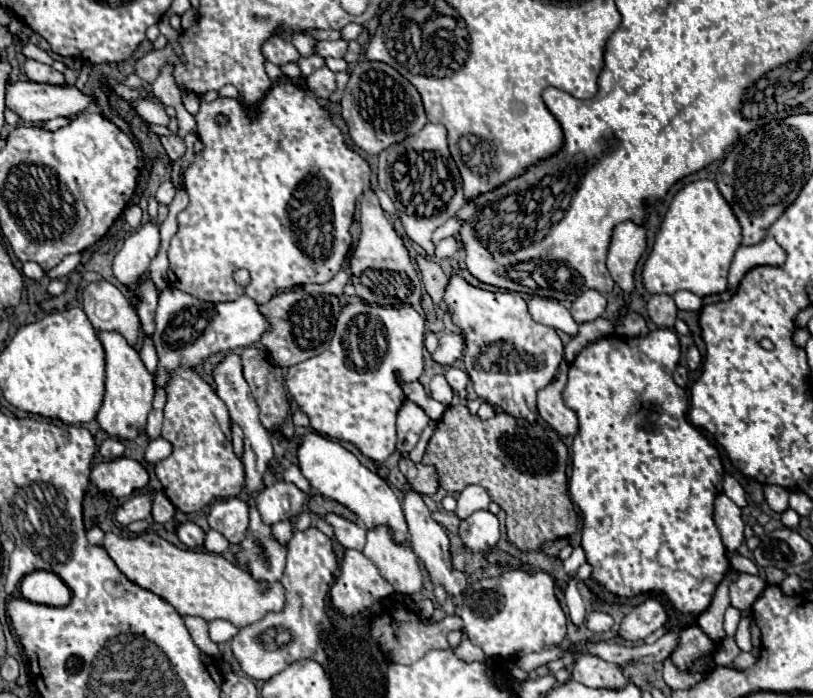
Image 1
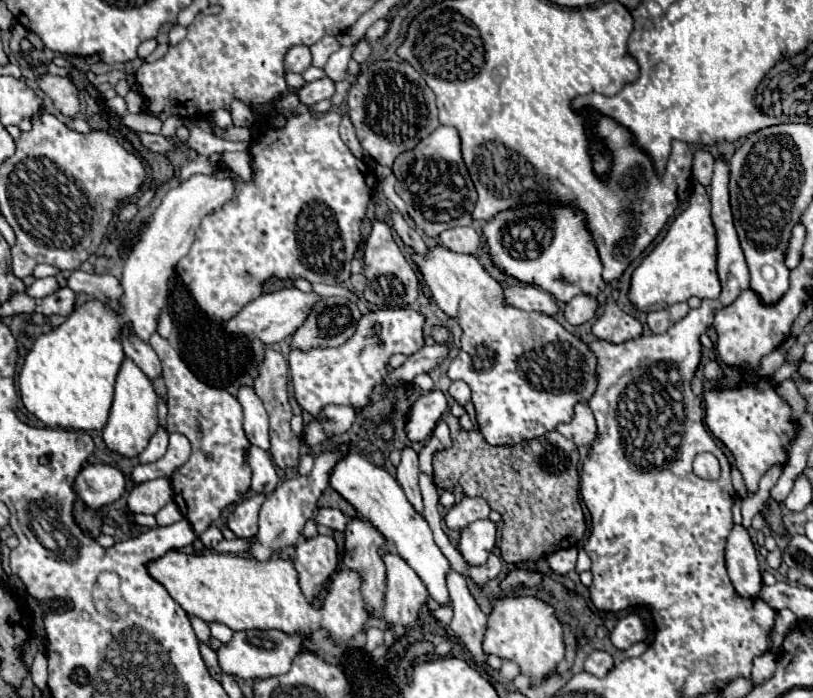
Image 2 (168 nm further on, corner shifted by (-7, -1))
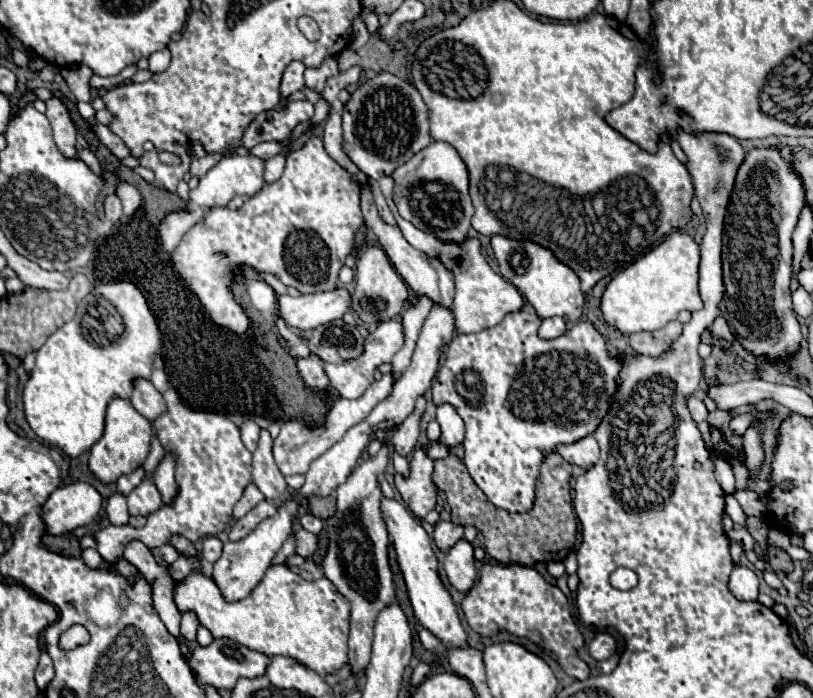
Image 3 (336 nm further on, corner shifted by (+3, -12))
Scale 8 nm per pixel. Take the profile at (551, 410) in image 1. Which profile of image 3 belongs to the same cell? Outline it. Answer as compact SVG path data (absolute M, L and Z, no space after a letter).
M587 436L585 440L579 440L577 444L561 446L561 448L557 448L557 452L569 464L575 464L575 466L585 468L585 470L595 466L597 460L599 460L599 444L597 444L597 440L593 436Z

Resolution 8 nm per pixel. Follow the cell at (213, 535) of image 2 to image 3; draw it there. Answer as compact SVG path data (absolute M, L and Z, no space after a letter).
M209 536L203 540L203 548L201 548L201 556L209 562L217 562L219 556L223 552L223 542L217 536Z

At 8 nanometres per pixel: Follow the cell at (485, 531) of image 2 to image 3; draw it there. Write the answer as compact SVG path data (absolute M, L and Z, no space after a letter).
M459 540L445 556L443 562L445 574L449 578L449 584L467 594L471 586L475 584L477 578L477 568L475 568L475 558L473 558L473 546L467 540Z

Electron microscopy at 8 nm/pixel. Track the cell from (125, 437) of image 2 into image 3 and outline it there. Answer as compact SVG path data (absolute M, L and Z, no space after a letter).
M115 398L113 402L109 402L109 408L107 408L105 434L99 442L93 444L93 448L89 452L89 470L91 470L91 474L103 484L111 484L119 476L131 474L147 458L149 446L151 446L151 436L153 436L151 422L147 418L143 418L133 408L133 404L129 400Z

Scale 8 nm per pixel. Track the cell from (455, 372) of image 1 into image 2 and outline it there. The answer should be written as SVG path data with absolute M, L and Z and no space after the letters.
M453 381L451 387L449 387L449 393L451 393L461 405L465 405L465 403L471 399L471 389L469 389L469 385L467 385L465 381Z

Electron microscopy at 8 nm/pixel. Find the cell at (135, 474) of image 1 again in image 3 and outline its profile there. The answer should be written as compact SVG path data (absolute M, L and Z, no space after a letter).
M87 482L59 486L43 504L41 520L53 536L69 534L71 530L89 524L101 508L99 492Z

